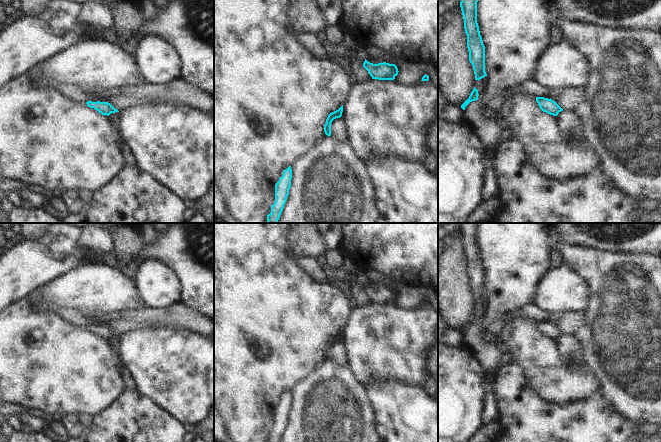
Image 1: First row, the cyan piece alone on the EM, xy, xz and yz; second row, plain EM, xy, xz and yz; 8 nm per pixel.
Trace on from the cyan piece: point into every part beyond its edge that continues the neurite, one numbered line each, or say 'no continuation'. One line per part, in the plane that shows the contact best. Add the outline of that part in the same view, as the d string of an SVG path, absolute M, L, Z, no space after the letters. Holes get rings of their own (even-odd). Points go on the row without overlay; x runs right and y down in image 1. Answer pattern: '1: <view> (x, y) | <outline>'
no continuation

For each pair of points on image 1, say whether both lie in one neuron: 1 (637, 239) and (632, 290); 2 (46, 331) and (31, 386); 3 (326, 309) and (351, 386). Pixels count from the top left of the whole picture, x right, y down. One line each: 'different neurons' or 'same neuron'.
1: different neurons
2: same neuron
3: different neurons

